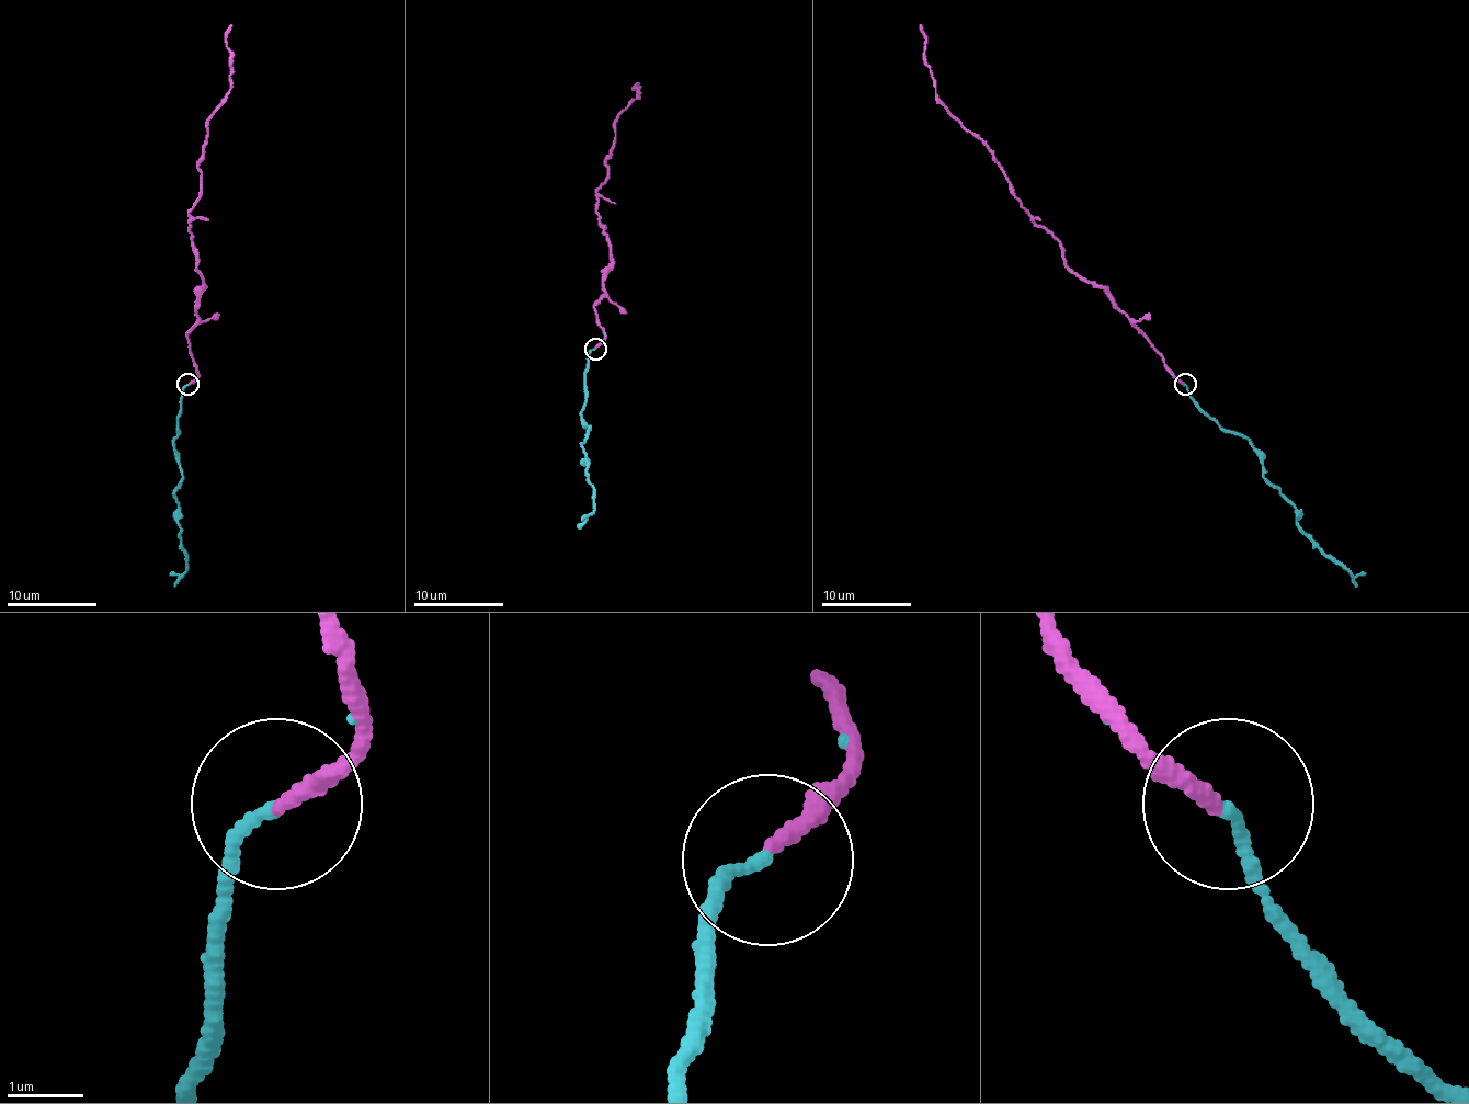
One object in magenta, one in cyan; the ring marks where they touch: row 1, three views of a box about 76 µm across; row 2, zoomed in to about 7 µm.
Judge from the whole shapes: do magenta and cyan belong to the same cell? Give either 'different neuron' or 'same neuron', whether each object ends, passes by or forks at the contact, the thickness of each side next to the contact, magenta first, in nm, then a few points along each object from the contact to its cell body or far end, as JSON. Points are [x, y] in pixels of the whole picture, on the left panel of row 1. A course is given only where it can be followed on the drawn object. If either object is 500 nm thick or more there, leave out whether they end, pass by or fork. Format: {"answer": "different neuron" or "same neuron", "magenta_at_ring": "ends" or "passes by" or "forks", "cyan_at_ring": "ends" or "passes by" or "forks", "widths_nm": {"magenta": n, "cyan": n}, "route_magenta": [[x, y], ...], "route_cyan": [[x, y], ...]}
{"answer": "same neuron", "magenta_at_ring": "ends", "cyan_at_ring": "ends", "widths_nm": {"magenta": 200, "cyan": 170}, "route_magenta": [[189, 384], [197, 368], [186, 332], [204, 287], [191, 209], [200, 196], [206, 121], [228, 93], [230, 24]], "route_cyan": [[189, 384], [173, 442], [182, 477], [175, 490], [186, 569], [180, 576], [170, 573]]}

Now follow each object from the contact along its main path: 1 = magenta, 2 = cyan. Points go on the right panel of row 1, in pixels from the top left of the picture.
1: (1184, 384), (1115, 300), (1066, 263), (1063, 248), (1025, 209), (994, 154), (936, 93), (920, 24)
2: (1186, 384), (1191, 397), (1221, 428), (1249, 442), (1264, 477), (1295, 509), (1295, 524), (1353, 576), (1365, 573)

